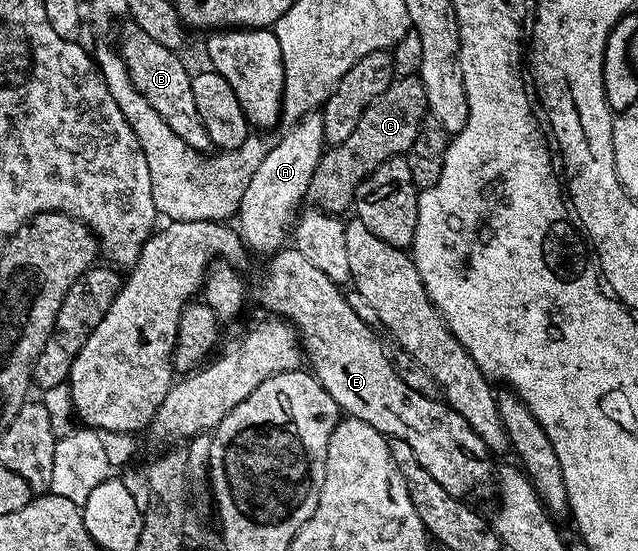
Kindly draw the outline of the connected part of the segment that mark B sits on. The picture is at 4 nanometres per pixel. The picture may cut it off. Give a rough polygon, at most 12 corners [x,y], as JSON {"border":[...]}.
{"border":[[135,26],[118,51],[138,94],[186,146],[207,153],[181,53]]}

